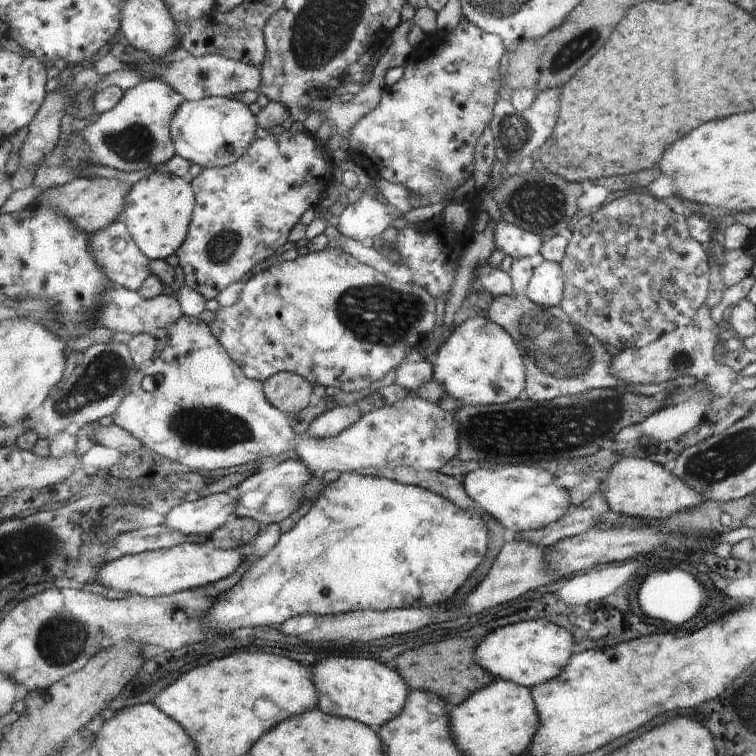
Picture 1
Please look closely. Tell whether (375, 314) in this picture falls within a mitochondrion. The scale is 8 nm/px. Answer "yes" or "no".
yes

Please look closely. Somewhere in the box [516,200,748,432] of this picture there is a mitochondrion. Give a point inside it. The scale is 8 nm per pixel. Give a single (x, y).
(682, 360)

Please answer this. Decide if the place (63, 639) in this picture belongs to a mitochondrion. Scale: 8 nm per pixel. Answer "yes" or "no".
yes

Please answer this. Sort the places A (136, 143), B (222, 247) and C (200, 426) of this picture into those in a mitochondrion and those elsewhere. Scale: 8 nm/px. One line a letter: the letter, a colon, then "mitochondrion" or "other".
A: mitochondrion
B: mitochondrion
C: mitochondrion

